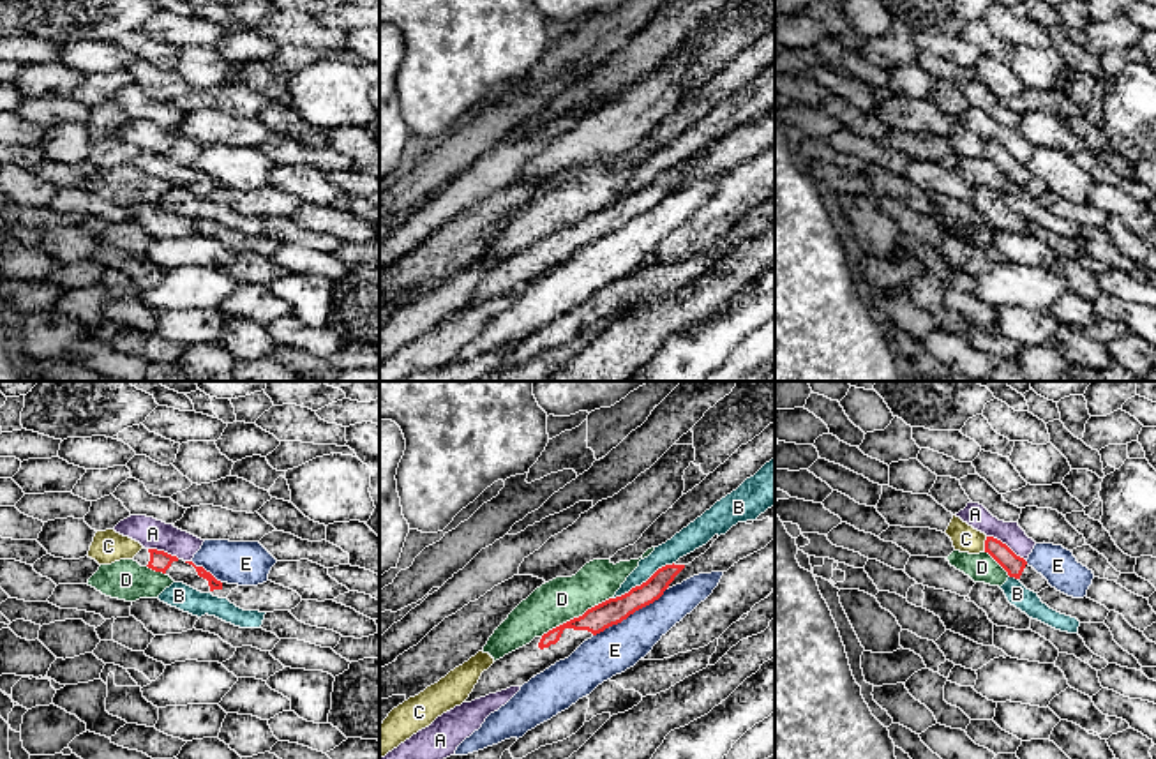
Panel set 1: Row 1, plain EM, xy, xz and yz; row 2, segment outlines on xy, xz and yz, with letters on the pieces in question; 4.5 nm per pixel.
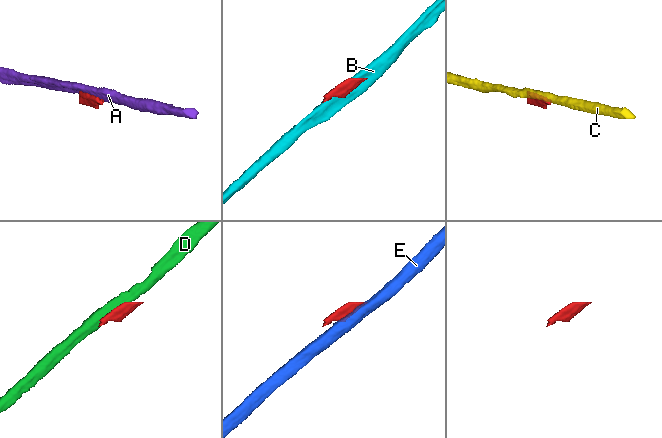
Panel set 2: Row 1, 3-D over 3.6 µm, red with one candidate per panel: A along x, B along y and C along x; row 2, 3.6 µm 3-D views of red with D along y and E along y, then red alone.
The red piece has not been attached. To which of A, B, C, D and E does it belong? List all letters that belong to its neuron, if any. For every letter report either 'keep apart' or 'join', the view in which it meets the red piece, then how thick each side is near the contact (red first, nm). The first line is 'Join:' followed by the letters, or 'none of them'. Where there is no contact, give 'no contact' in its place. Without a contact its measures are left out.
Join: none of them
A: keep apart; meets red in yz; 90 nm thick on the red side, 110 nm on the other
B: keep apart; meets red in xz; 120 nm thick on the red side, 110 nm on the other
C: keep apart; meets red in yz; 90 nm thick on the red side, 120 nm on the other
D: keep apart; meets red in xz; 120 nm thick on the red side, 200 nm on the other
E: keep apart; meets red in xz; 120 nm thick on the red side, 200 nm on the other

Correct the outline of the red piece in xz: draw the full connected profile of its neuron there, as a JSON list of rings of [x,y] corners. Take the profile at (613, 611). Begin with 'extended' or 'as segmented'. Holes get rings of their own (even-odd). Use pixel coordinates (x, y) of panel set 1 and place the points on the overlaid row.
extended; [[[715,535],[706,545],[679,558],[676,563],[658,568],[646,582],[632,588],[628,593],[588,609],[582,616],[549,630],[542,637],[535,637],[529,644],[496,660],[482,673],[478,683],[464,703],[471,703],[510,687],[522,687],[533,676],[544,673],[556,662],[568,658],[584,641],[653,604],[664,595],[674,577],[688,563],[704,554],[717,538],[718,535]]]

